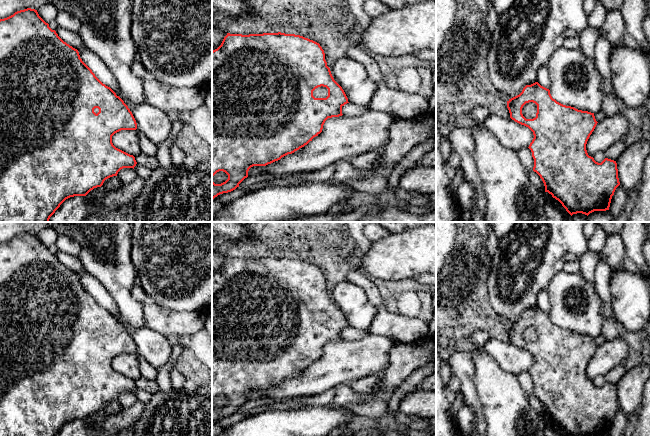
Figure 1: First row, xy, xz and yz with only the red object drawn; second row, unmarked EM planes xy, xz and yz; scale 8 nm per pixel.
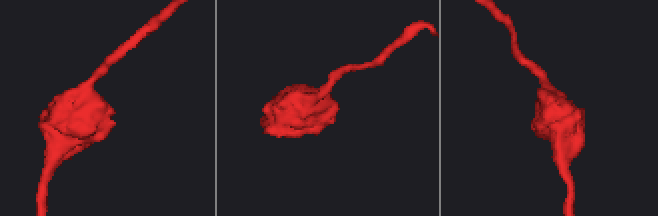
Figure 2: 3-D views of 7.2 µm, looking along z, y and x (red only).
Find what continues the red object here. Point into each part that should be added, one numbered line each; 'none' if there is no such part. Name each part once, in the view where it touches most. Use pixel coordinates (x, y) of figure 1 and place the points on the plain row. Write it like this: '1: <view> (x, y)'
1: yz (529, 334)

